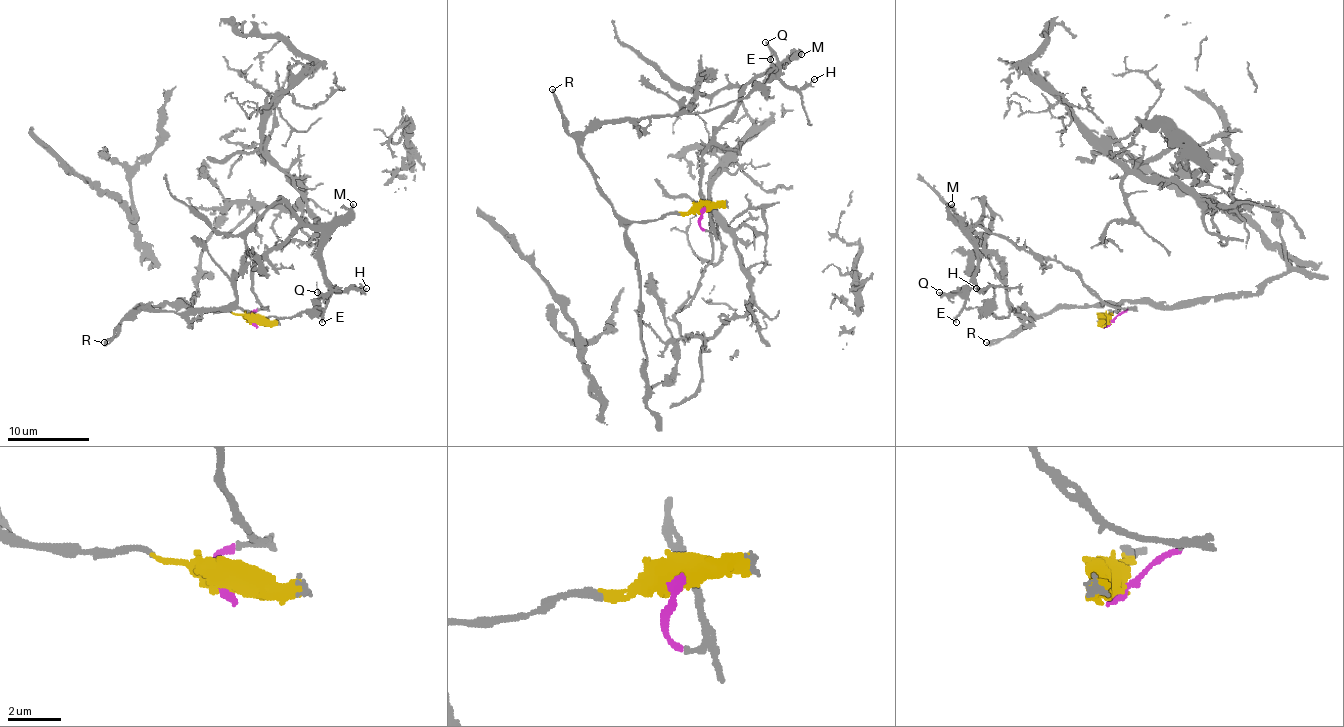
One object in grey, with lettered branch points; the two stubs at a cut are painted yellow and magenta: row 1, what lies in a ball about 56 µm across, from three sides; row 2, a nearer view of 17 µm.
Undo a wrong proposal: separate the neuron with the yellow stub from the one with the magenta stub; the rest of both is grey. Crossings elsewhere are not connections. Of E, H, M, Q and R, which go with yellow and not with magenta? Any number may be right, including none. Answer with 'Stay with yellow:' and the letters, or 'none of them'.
Stay with yellow: R

